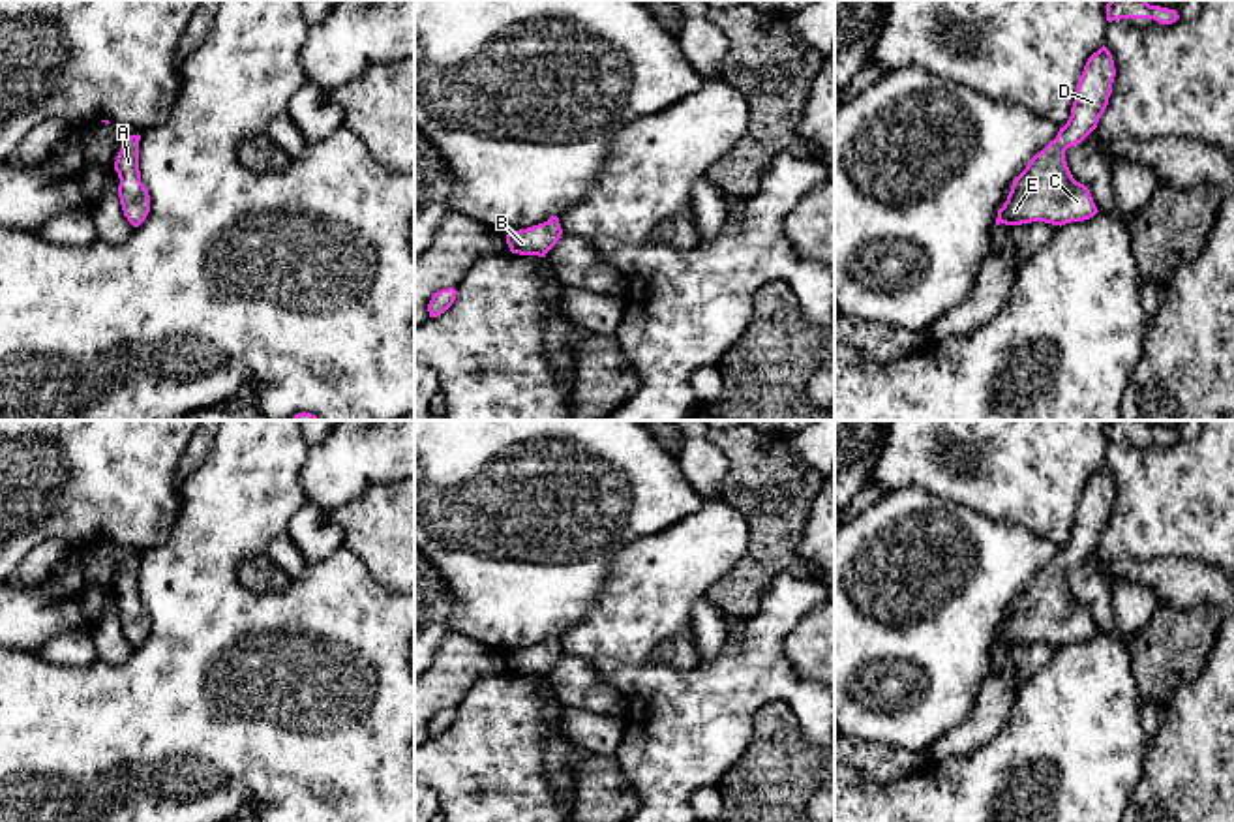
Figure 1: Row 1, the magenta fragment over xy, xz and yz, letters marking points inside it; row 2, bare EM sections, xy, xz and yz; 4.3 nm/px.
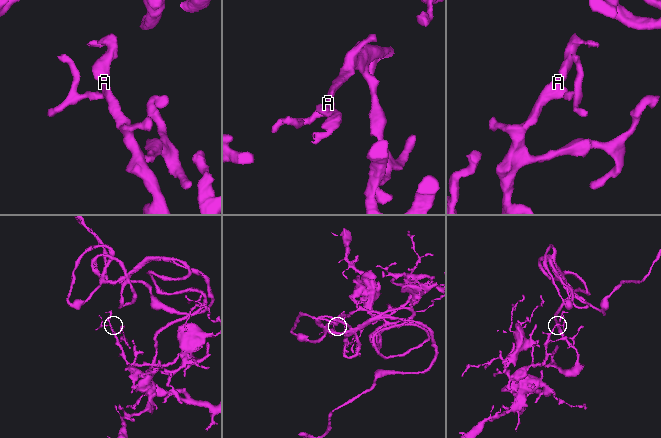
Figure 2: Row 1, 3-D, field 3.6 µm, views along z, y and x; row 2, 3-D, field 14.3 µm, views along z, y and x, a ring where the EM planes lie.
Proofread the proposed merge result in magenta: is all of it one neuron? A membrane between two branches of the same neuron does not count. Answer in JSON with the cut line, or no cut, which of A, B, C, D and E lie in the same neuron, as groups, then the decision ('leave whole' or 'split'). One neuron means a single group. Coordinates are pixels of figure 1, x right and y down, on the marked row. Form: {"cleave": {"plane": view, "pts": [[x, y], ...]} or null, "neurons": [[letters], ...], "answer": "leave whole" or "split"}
{"cleave": null, "neurons": [["A", "B", "C", "D", "E"]], "answer": "leave whole"}

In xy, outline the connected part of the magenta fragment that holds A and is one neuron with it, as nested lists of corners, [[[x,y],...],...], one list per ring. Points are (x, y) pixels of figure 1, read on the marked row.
[[[139,133],[126,137],[124,146],[120,148],[114,161],[114,171],[120,178],[120,205],[124,216],[133,227],[139,227],[150,212],[150,195],[144,184],[141,182],[139,171],[139,141]]]

